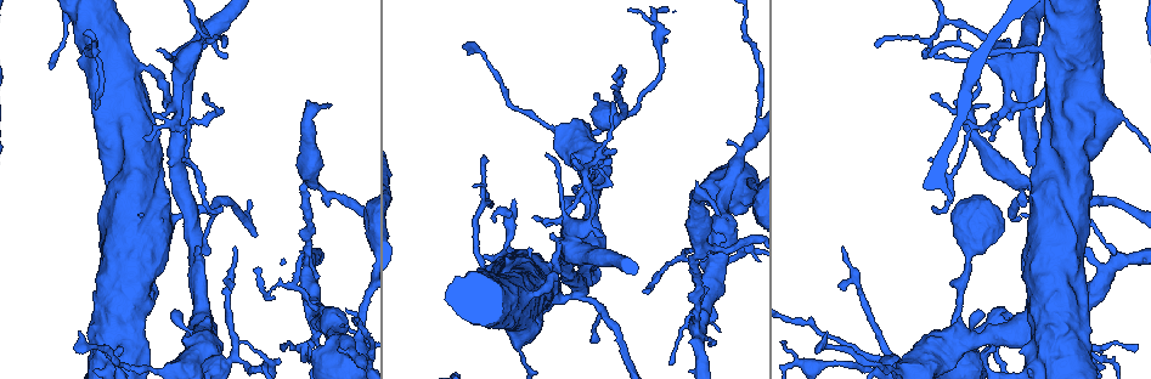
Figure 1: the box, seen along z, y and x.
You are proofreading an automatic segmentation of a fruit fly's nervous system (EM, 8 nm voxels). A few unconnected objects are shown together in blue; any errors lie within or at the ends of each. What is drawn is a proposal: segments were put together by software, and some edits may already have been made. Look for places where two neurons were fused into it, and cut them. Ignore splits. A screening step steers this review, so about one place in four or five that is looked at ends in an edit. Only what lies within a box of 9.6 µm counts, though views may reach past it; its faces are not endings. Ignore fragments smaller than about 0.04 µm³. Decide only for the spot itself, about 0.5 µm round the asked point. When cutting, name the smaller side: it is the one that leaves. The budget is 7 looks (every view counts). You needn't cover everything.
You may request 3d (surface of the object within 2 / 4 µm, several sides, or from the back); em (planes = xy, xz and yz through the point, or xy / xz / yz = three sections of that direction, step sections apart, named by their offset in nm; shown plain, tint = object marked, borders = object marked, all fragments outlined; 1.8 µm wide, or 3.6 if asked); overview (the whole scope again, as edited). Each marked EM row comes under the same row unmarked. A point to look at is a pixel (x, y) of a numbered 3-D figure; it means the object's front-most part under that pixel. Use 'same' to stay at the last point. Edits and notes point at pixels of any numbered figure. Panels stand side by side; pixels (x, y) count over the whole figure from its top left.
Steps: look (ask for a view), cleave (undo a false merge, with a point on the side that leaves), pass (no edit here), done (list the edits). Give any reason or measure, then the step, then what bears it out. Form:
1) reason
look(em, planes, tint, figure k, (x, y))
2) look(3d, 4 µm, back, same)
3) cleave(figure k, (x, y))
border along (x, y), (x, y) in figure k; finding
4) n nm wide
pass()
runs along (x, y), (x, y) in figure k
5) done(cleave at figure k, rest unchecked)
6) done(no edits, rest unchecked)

sudden change in width
look(em, 3.6 µm, planes, tint, figure 1, (1090, 114))

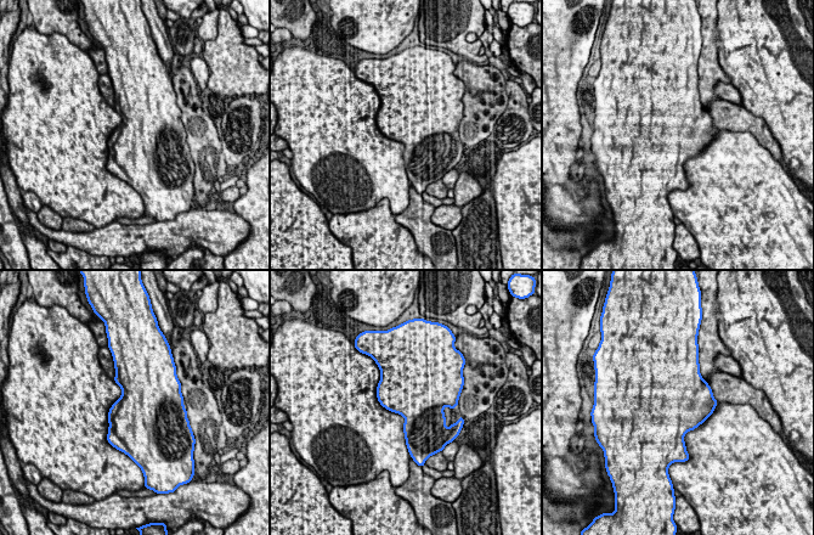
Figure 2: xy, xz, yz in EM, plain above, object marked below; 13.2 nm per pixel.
pass()
one neuron here

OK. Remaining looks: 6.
look(3d, 4 µm, figure 1, (185, 61))

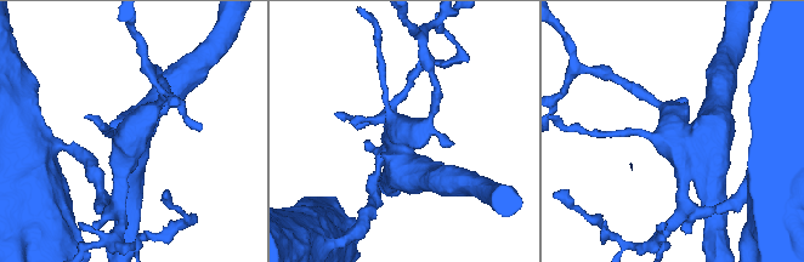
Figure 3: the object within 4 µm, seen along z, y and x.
need the tissue
look(em, yz, step 8, tint, figure 3, (136, 136))

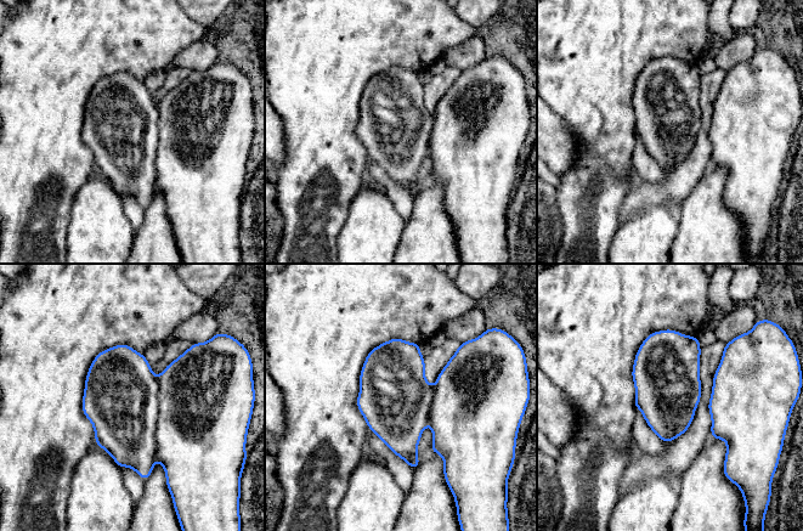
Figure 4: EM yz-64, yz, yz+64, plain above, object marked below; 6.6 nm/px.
440 nm wide
cleave(figure 4, (194, 423))
two neurons meet here

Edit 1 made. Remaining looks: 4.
two arms at a narrow angle
look(3d, 4 µm, figure 1, (307, 343))

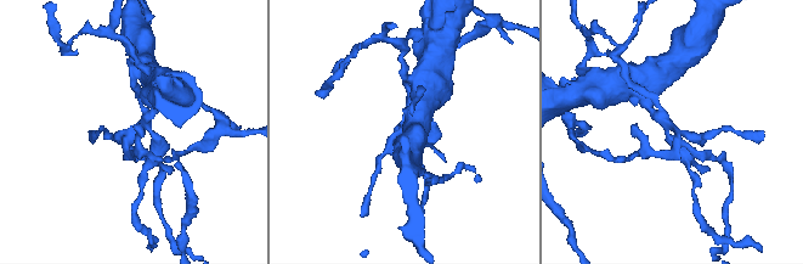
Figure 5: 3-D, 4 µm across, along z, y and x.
shape alone is not enough
look(em, xy, step 4, tint, figure 5, (129, 130))

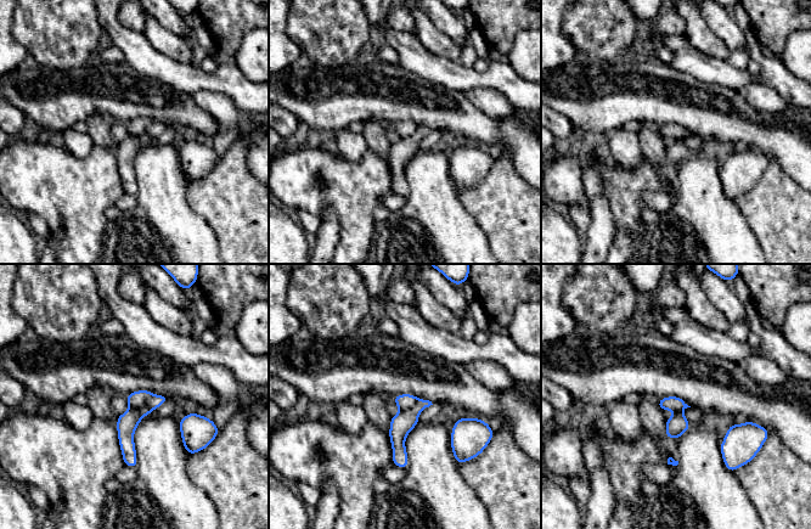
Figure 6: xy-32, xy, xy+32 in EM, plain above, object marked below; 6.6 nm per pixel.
cut it another way
look(em, planes, tint, same)

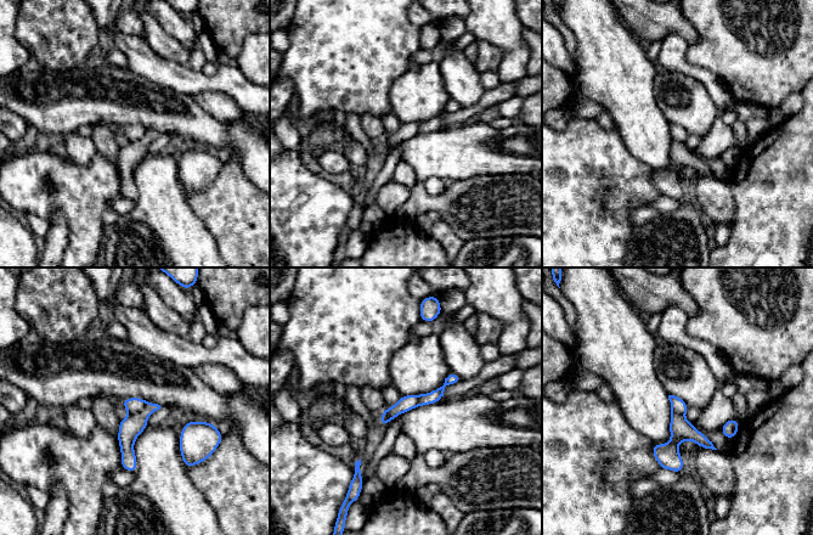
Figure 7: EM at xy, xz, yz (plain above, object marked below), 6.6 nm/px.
110 nm wide
pass()
all the same neuron

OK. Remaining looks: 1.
done(cleave at figure 4, rest unchecked)

